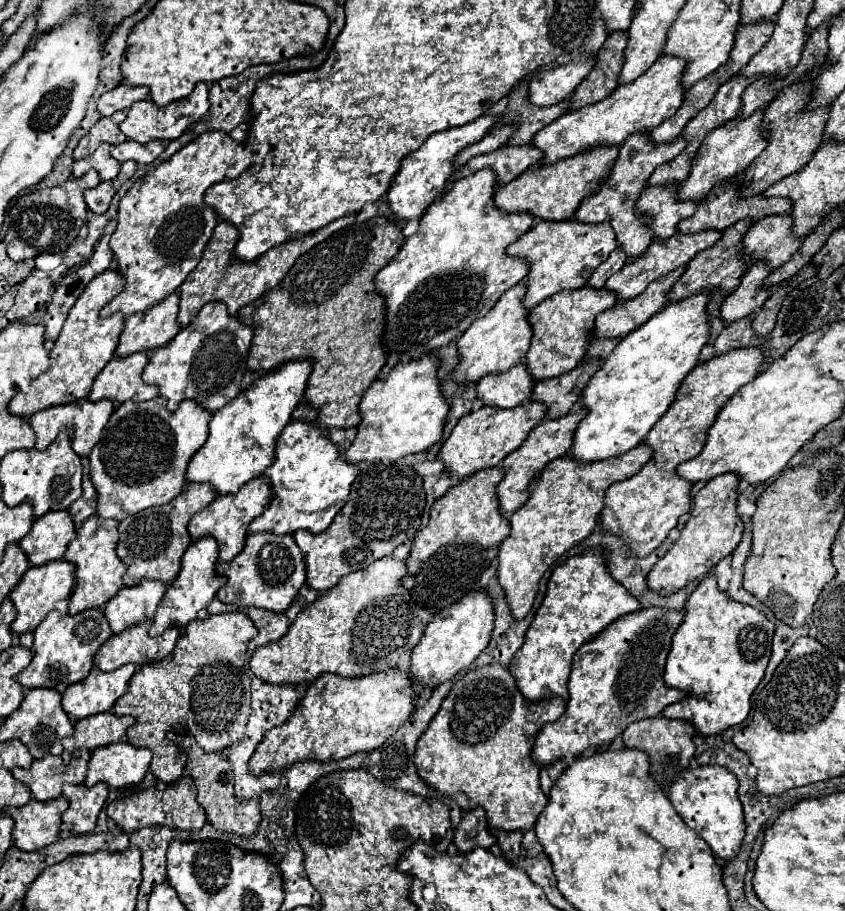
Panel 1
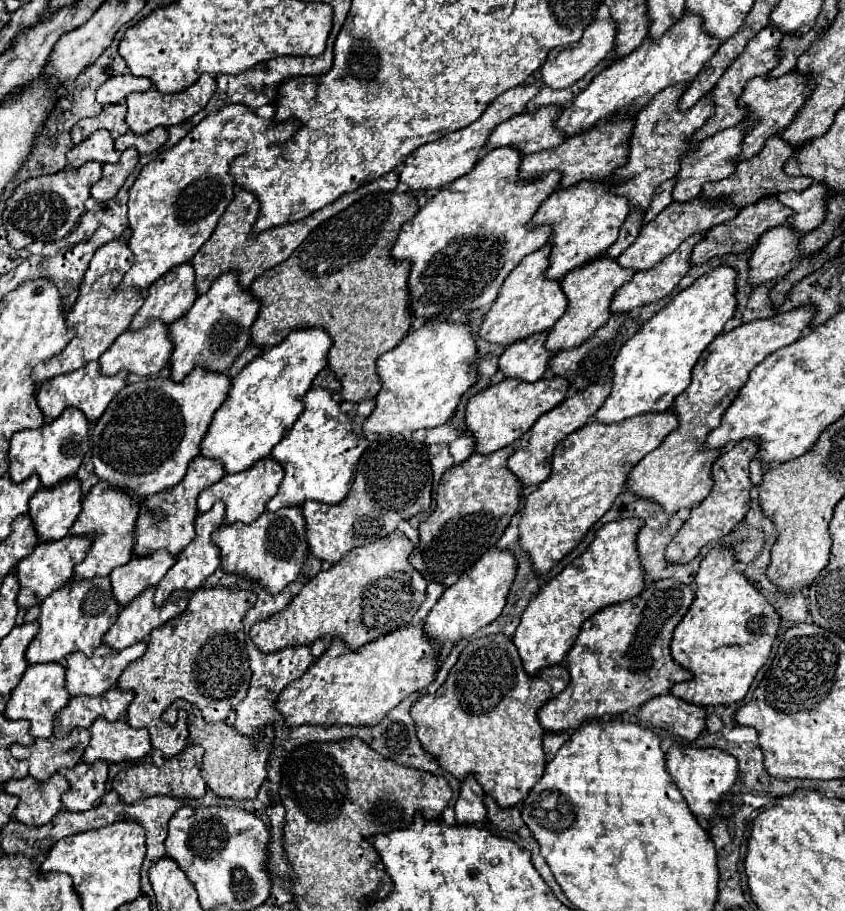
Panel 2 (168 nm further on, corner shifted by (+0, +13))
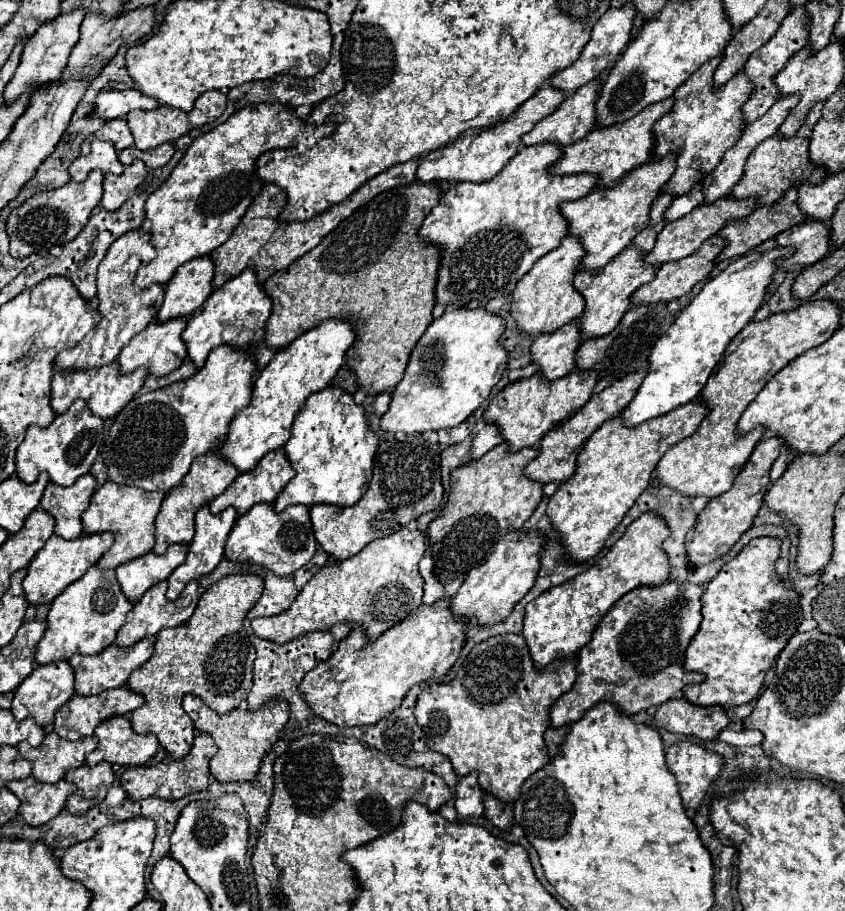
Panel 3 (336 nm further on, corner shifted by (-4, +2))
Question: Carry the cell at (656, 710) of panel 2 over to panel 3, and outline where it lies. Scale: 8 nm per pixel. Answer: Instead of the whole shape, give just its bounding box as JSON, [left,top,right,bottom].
[654,699,730,741]

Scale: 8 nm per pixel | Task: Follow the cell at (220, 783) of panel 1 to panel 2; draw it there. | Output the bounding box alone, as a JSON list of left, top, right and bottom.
[188,708,272,800]

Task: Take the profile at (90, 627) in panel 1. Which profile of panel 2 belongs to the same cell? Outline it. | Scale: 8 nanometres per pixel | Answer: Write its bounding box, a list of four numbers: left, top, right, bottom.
[26,578,118,664]

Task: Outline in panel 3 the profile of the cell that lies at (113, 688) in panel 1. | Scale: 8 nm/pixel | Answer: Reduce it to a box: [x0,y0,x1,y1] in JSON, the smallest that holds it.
[70,639,154,695]

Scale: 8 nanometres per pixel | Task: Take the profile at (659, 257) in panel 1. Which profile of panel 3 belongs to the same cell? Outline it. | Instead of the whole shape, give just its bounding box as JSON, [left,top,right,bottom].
[646,197,758,265]

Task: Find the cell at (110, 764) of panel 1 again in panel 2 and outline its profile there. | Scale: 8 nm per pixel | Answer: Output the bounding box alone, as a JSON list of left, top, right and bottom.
[84,718,152,764]

